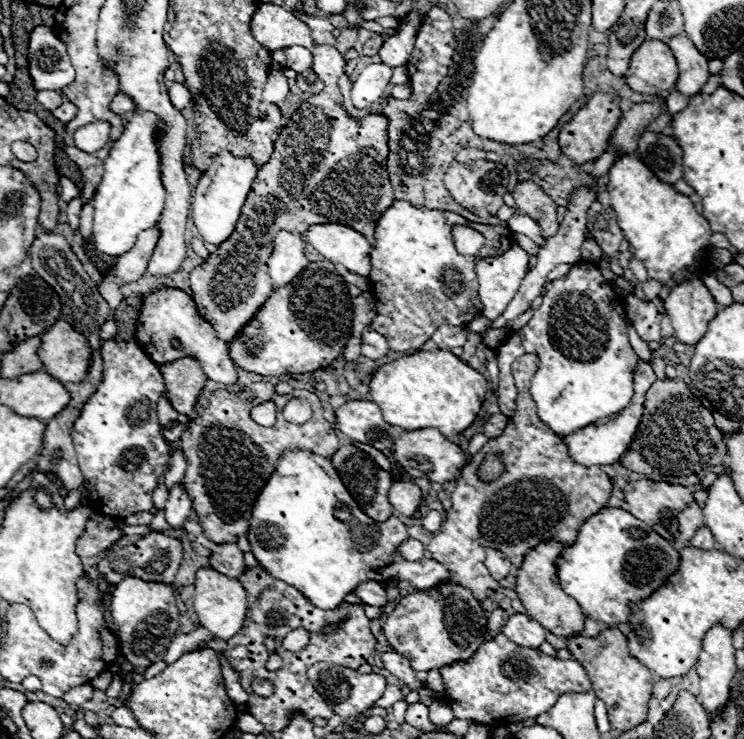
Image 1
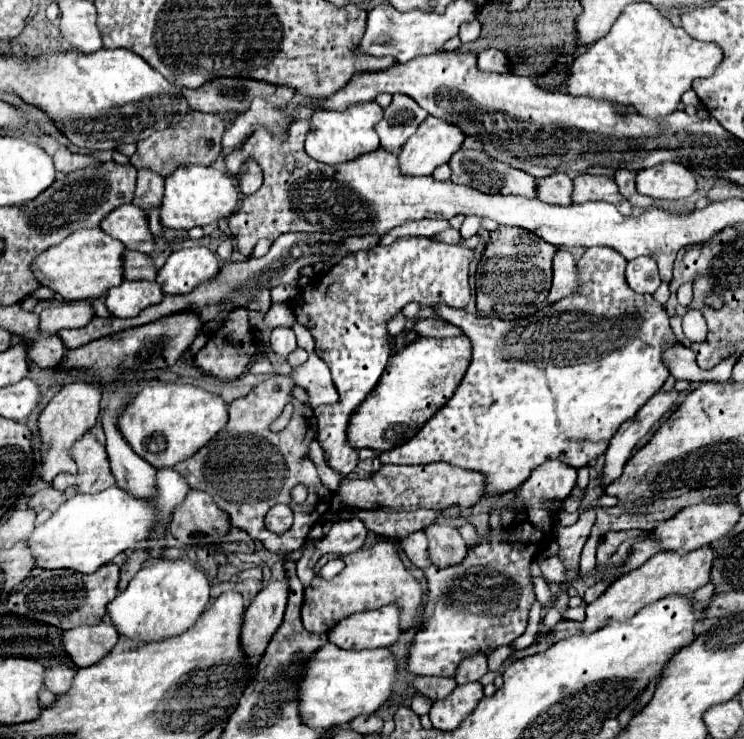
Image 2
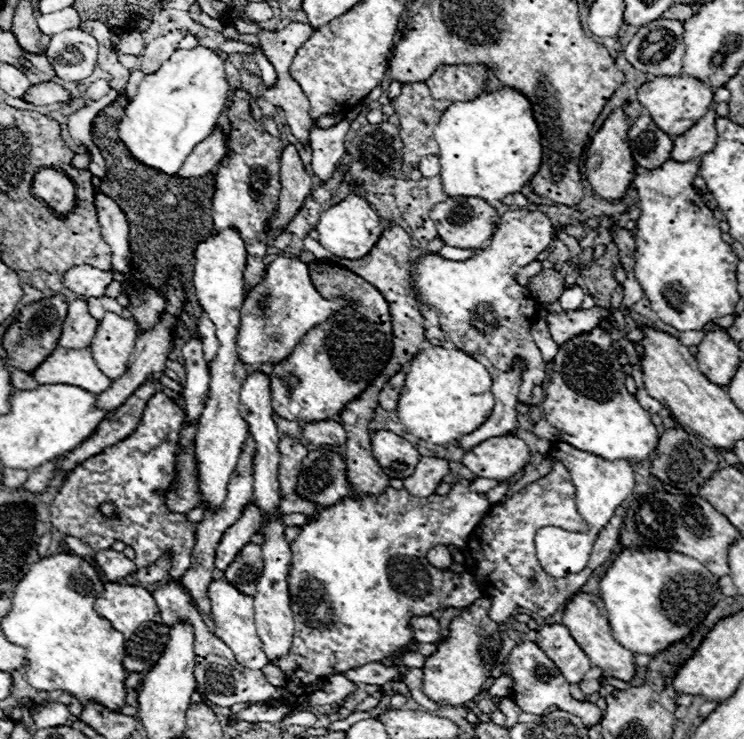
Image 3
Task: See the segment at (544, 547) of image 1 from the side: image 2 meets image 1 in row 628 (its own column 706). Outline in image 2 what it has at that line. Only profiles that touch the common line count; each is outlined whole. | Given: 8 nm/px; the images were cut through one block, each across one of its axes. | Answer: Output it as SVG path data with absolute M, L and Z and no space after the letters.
M704 546L698 548L686 556L680 554L670 554L670 552L662 552L656 558L648 560L644 566L632 570L628 576L622 576L620 580L616 580L614 584L608 586L608 590L594 600L592 604L586 604L586 618L580 624L580 630L584 634L588 632L596 632L598 628L602 628L608 620L630 620L640 608L658 602L660 598L666 596L688 596L692 592L696 592L698 588L702 588L704 584L710 582L710 568L714 562L714 550Z

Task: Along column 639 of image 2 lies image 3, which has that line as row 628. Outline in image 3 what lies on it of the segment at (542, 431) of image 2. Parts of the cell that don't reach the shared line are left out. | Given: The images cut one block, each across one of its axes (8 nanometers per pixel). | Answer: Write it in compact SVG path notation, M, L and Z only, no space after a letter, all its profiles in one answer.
M460 480L446 496L432 494L428 500L416 500L404 488L396 490L392 486L384 496L368 496L368 500L352 500L350 496L332 508L320 508L318 518L302 526L290 544L292 566L288 588L294 612L294 640L286 656L272 660L284 672L286 680L308 686L370 662L388 660L414 642L410 630L412 616L428 616L450 606L466 608L482 596L474 576L440 570L426 560L426 550L438 544L452 544L458 550L466 550L468 536L490 510L486 496L470 492L468 484L468 480Z

